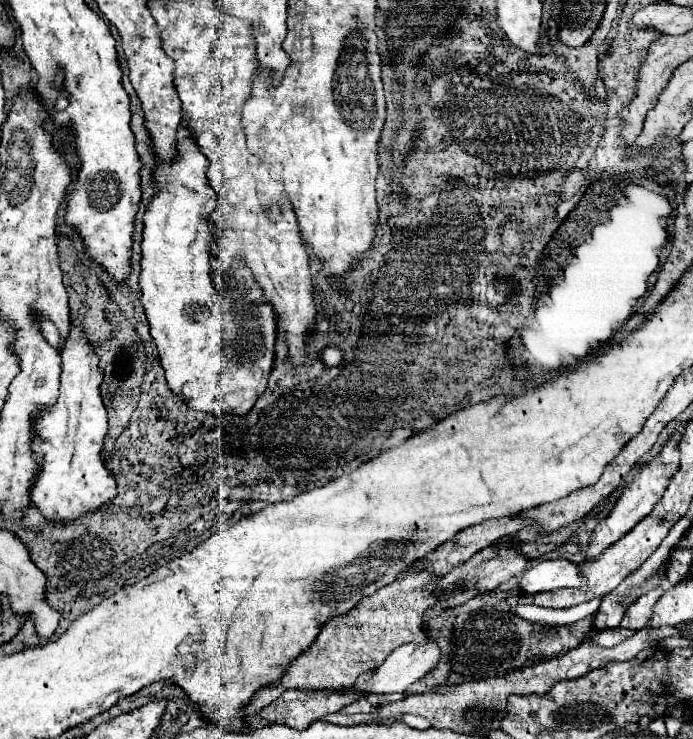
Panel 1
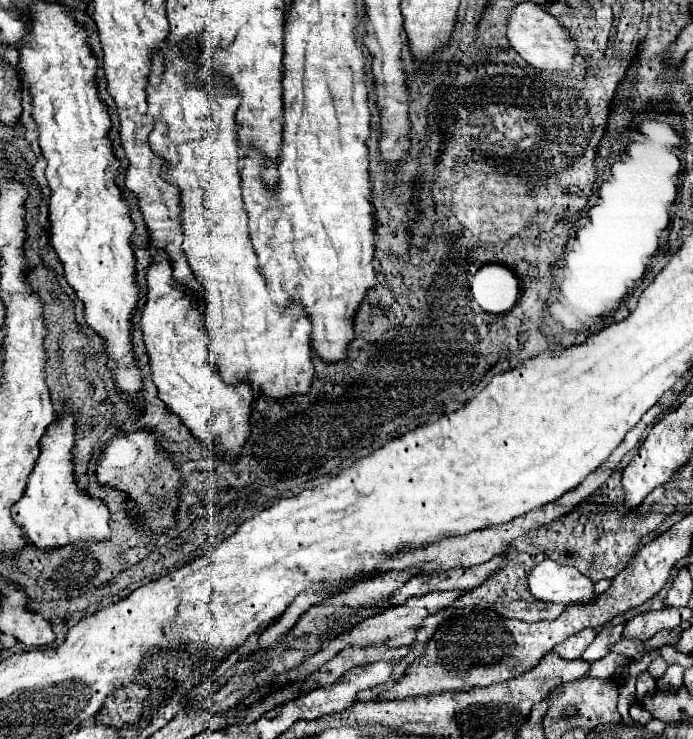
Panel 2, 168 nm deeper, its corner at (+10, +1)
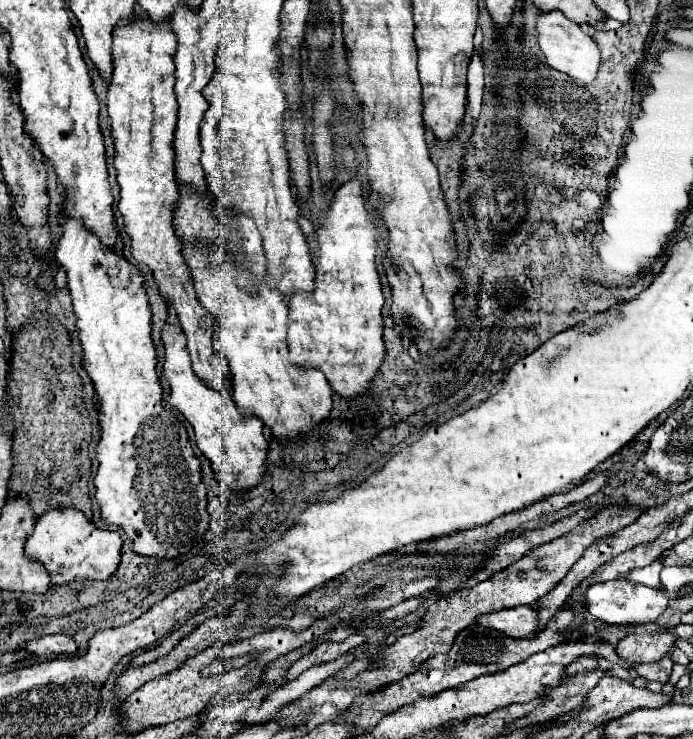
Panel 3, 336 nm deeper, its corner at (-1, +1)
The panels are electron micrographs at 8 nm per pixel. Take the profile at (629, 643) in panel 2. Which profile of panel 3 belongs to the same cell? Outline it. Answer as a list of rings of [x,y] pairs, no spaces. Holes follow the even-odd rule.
[[[667,656],[667,658],[663,658],[663,662],[655,662],[651,666],[635,666],[635,672],[637,672],[637,676],[641,676],[645,680],[655,680],[655,682],[667,684],[669,676],[671,676],[671,668],[673,668],[673,662]]]

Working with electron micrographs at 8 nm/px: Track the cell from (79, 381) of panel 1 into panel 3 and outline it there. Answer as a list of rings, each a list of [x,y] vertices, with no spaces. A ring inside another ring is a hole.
[[[51,508],[35,522],[35,530],[25,546],[25,556],[43,564],[53,586],[67,586],[75,580],[107,580],[121,562],[121,538],[117,532],[99,530],[83,512],[71,508]]]

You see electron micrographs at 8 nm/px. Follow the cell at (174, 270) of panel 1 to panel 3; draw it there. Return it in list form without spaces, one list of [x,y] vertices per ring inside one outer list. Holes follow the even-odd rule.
[[[167,324],[163,330],[163,344],[165,344],[165,364],[163,374],[171,386],[169,404],[175,406],[195,428],[195,442],[197,448],[209,458],[215,470],[217,482],[227,490],[249,490],[251,486],[257,486],[265,476],[265,436],[264,424],[259,418],[249,416],[243,418],[235,406],[235,402],[199,382],[191,370],[191,358],[187,354],[187,340],[183,338],[183,332],[179,326]]]

